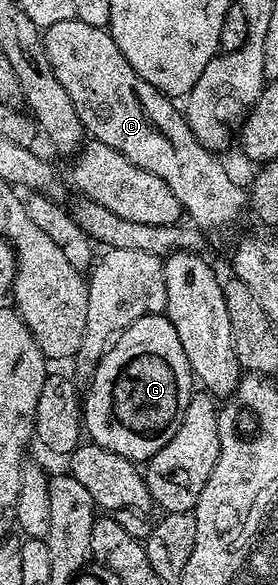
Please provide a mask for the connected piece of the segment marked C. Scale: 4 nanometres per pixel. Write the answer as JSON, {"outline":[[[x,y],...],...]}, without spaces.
{"outline":[[[75,17],[62,20],[62,24],[50,24],[43,35],[54,76],[70,92],[85,131],[95,141],[122,152],[130,164],[166,180],[174,196],[178,196],[183,213],[187,217],[189,214],[201,231],[220,230],[239,220],[250,202],[245,187],[243,190],[216,159],[219,157],[198,141],[177,103],[146,84],[130,68],[105,27],[91,26]]]}

